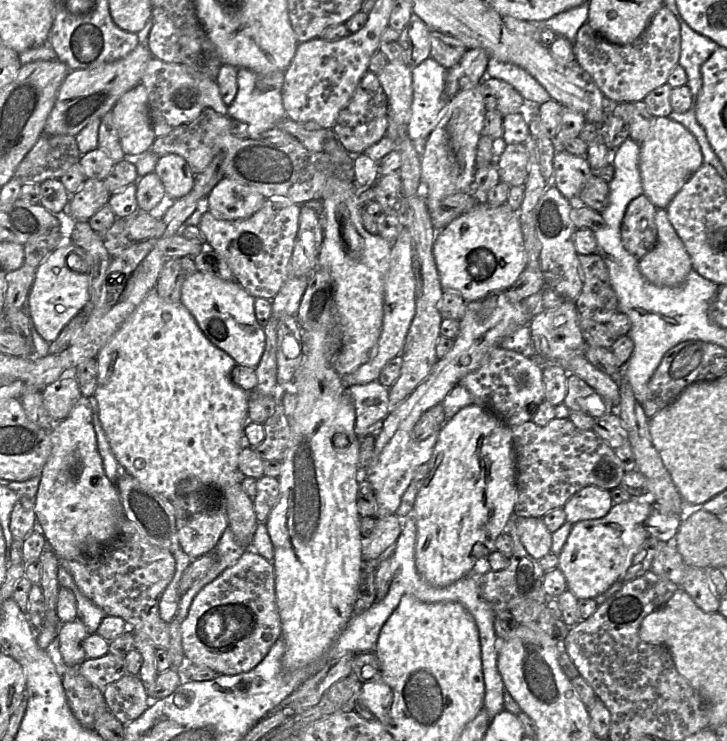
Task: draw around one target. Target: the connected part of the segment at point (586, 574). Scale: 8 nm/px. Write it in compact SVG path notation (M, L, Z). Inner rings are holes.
M631 498L628 502L613 505L603 518L582 520L572 525L558 556L557 568L564 574L568 590L577 599L596 598L625 573L633 555L649 536L646 520L651 510L651 504L641 498Z

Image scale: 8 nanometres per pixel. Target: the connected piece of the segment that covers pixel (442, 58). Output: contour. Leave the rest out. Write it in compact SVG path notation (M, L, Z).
M430 29L430 57L445 68L456 65L467 47L459 39L441 32Z

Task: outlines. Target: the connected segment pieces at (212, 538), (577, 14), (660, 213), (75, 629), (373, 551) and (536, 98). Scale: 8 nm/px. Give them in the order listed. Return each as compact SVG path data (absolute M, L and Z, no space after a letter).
M183 481L170 501L175 509L178 542L182 550L191 560L213 553L224 530L228 528L223 491L197 481Z
M589 1L562 11L549 19L530 22L537 23L540 31L544 27L551 28L557 36L563 36L573 44L579 28L588 21L588 14Z
M657 208L655 225L657 243L639 259L640 273L656 286L678 286L693 269L690 256L670 223L666 209Z
M76 617L74 621L63 623L60 633L60 651L66 666L80 666L86 659L84 641L89 636L84 623Z
M396 513L377 519L372 534L363 543L364 562L379 559L387 548L395 544L402 531L402 520Z
M490 56L486 74L512 85L529 105L540 105L551 99L543 86L523 68Z

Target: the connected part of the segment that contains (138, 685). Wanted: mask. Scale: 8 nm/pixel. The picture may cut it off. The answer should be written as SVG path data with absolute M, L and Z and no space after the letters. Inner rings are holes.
M125 674L102 692L110 711L123 725L139 718L150 703L139 675Z

